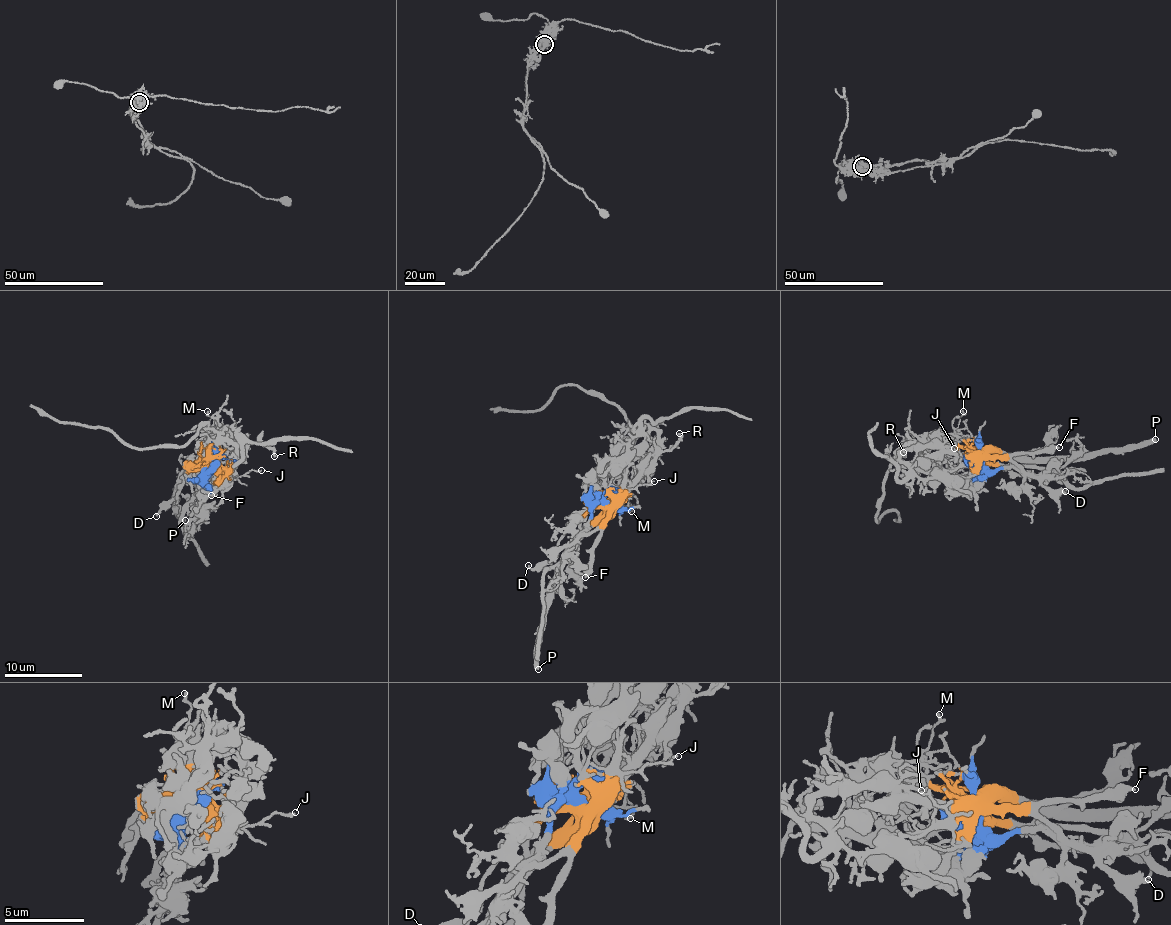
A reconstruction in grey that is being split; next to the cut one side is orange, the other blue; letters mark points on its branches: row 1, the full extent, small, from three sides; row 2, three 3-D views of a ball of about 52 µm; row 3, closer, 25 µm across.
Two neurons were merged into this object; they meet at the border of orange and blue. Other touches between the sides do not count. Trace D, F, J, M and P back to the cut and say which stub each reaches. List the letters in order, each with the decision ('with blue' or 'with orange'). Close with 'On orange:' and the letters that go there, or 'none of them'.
D: with orange
F: with orange
J: with orange
M: with orange
P: with orange
On orange: D, F, J, M, P

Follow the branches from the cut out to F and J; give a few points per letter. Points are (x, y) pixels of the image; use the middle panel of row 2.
F: (609, 505), (609, 520), (593, 549), (585, 578)
J: (609, 505), (619, 499), (622, 490), (655, 481)

